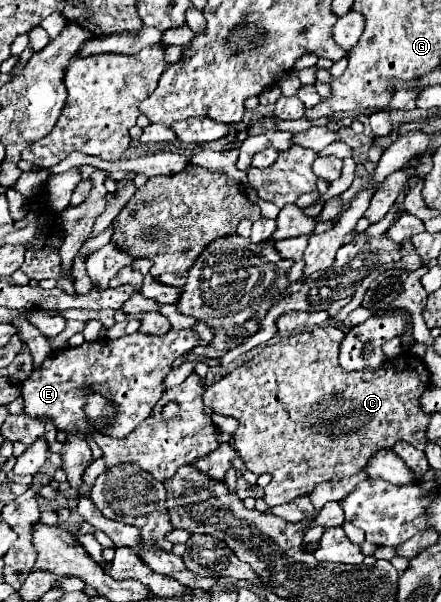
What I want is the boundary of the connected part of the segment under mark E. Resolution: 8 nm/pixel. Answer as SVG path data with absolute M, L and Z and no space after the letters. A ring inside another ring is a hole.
M194 329L168 331L162 337L154 335L126 335L120 339L102 339L84 343L80 347L66 347L48 355L38 369L32 369L30 377L22 383L24 413L32 419L52 419L58 431L66 433L62 449L62 469L68 475L68 483L78 489L82 485L84 469L94 461L88 439L92 433L108 433L110 437L126 437L146 417L164 393L164 379L172 369L172 363L184 353L198 347L198 333ZM86 389L102 395L106 401L118 405L116 417L108 421L96 421L92 427L86 421L84 399ZM78 391L78 393L70 393Z

